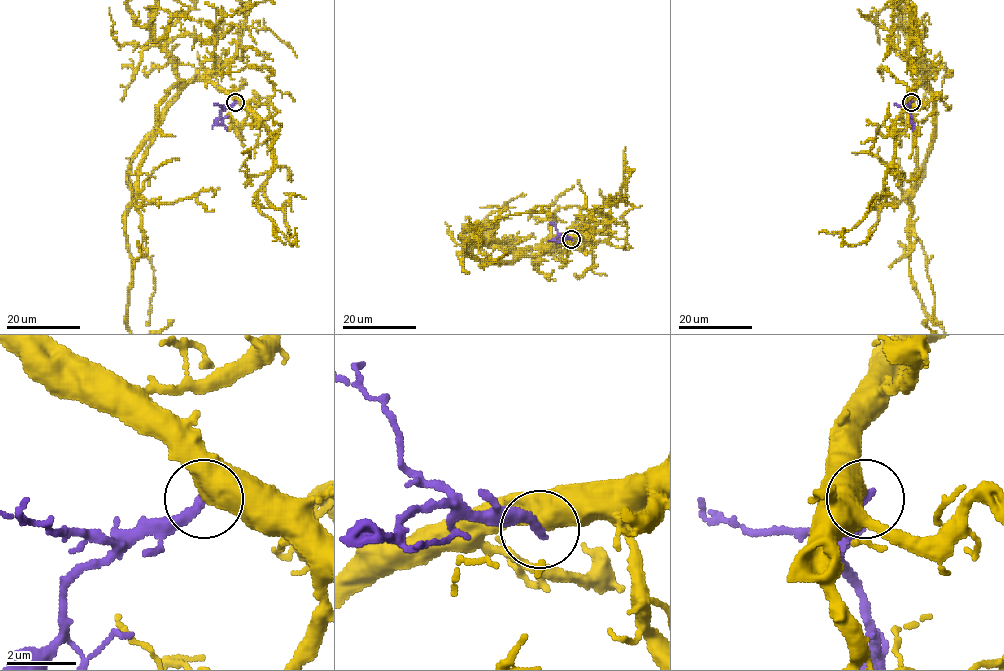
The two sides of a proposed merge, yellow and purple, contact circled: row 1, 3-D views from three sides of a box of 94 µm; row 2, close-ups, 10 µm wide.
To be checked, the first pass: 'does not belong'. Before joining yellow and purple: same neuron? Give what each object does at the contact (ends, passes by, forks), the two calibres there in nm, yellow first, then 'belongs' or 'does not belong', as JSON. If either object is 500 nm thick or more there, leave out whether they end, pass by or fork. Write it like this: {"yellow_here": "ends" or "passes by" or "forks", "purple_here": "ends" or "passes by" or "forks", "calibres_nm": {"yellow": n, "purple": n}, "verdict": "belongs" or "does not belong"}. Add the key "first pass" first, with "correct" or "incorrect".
{"first pass": "correct", "calibres_nm": {"yellow": 750, "purple": 320}, "verdict": "does not belong"}

